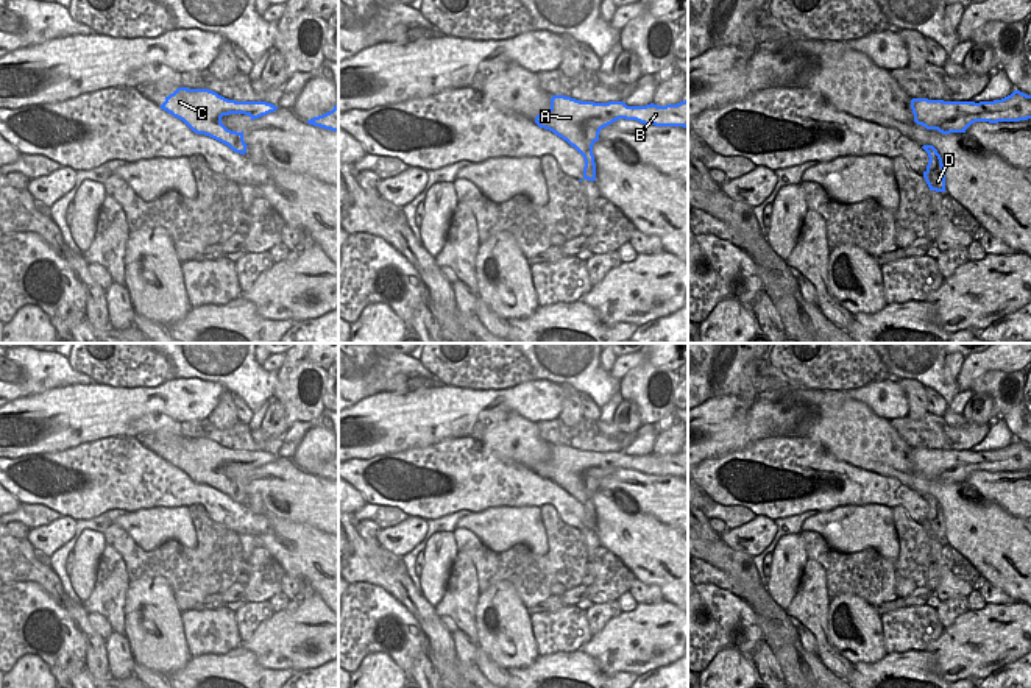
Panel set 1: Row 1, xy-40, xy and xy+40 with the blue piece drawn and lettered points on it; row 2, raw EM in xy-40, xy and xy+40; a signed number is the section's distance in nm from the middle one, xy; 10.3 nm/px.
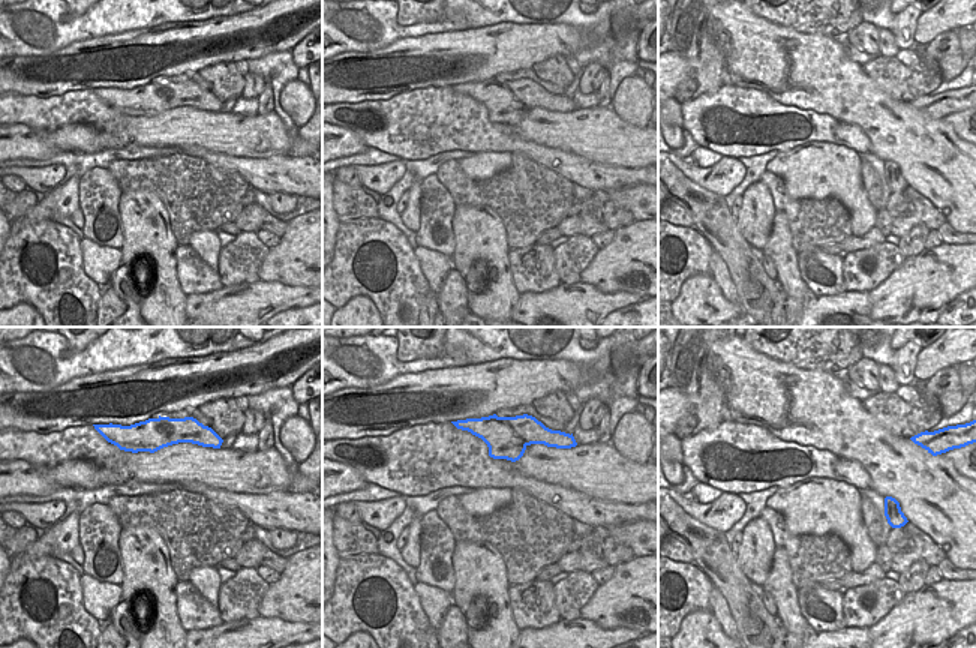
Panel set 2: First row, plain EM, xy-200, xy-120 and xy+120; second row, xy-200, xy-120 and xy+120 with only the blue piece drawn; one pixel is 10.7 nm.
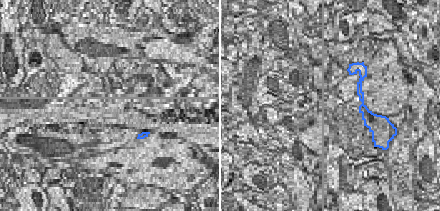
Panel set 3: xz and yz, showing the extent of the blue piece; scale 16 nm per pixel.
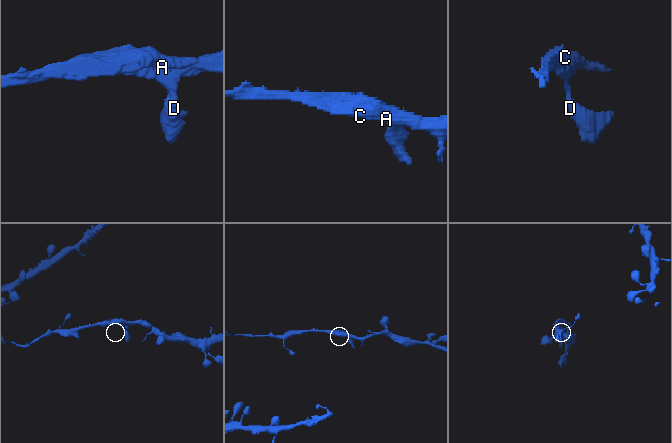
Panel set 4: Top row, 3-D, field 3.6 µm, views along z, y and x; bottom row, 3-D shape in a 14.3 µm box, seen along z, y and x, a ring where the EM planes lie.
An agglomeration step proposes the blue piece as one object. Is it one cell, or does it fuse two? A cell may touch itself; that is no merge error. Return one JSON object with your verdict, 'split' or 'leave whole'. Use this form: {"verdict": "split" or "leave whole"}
{"verdict": "leave whole"}

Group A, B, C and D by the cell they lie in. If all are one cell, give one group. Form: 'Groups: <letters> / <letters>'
Groups: A B C D

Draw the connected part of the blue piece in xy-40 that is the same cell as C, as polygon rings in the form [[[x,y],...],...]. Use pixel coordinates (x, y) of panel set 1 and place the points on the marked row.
[[[178,87],[165,97],[161,109],[182,120],[193,133],[209,136],[232,151],[245,154],[243,131],[231,131],[221,123],[223,115],[245,114],[251,120],[275,112],[278,106],[267,101],[228,100],[209,89]]]

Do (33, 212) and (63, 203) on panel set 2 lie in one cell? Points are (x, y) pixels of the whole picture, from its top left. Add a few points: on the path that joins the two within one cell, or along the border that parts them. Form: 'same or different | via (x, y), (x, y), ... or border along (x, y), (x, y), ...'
same | via (41, 210), (56, 204)

